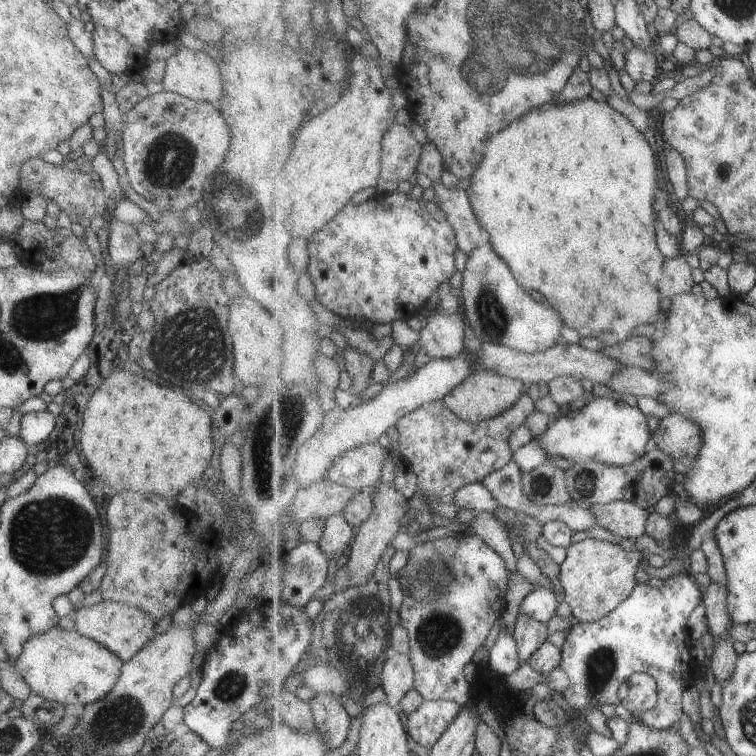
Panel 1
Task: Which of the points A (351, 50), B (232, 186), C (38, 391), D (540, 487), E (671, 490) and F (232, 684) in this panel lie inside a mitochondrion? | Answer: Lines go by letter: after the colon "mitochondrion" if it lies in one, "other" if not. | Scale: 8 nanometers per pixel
A: other
B: mitochondrion
C: other
D: mitochondrion
E: other
F: mitochondrion

